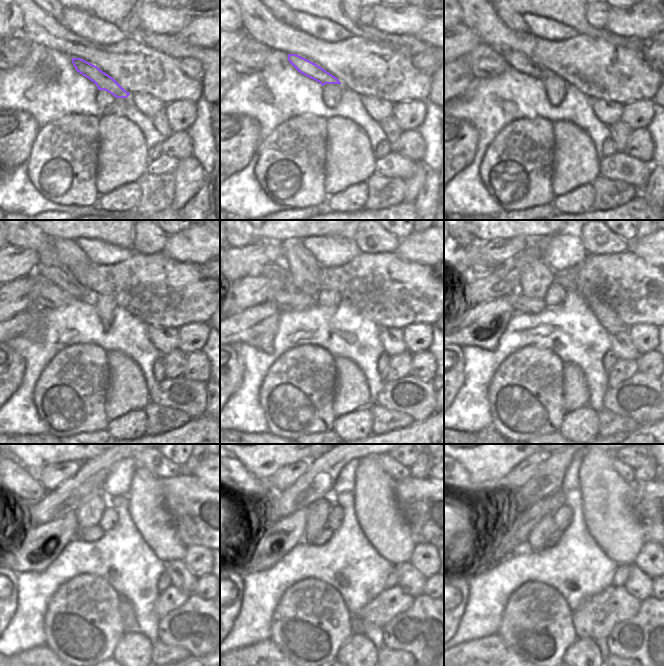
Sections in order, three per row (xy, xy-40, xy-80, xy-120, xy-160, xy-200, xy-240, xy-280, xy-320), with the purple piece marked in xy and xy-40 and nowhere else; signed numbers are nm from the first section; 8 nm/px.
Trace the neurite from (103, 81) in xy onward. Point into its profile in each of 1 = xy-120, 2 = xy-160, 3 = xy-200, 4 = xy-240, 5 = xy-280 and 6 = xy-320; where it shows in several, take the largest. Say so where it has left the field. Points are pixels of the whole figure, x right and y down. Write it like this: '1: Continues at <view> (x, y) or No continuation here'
1: Continues at xy-120 (58, 275)
2: Continues at xy-160 (277, 270)
3: Continues at xy-200 (475, 270)
4: Continues at xy-240 (19, 480)
5: Continues at xy-280 (241, 482)
6: Continues at xy-320 (464, 483)

